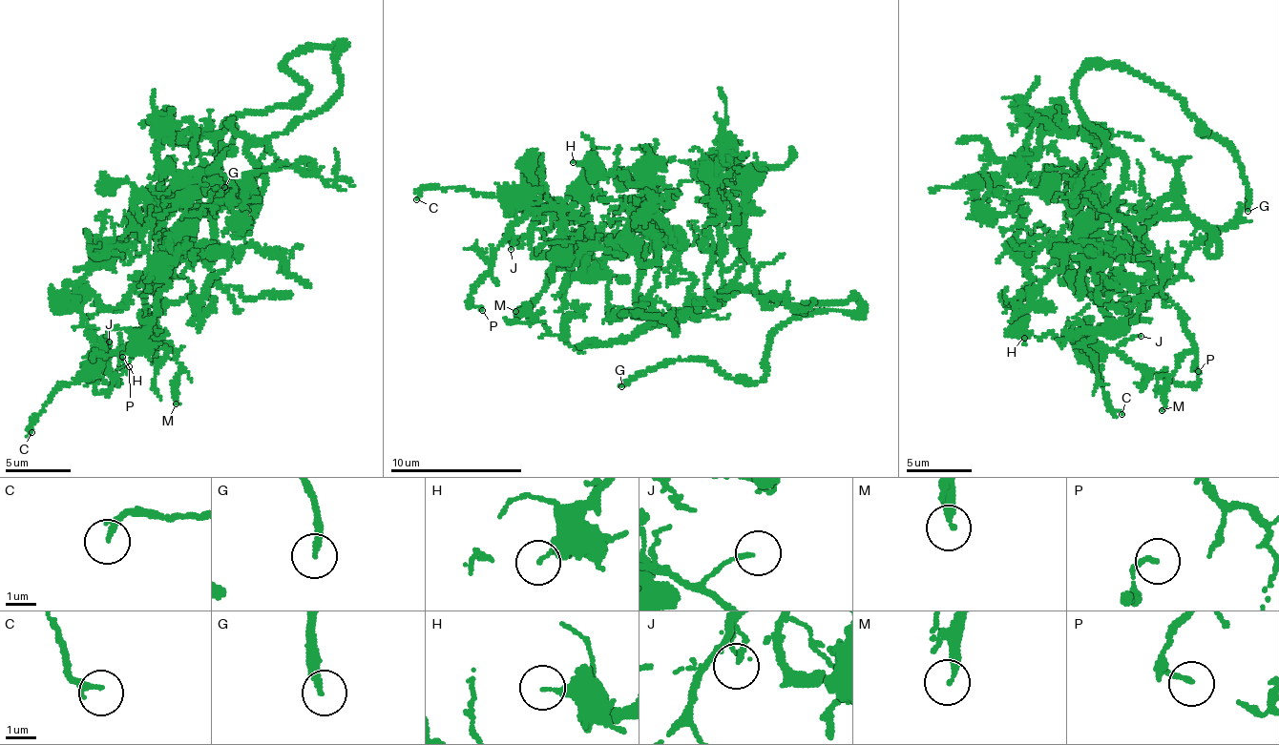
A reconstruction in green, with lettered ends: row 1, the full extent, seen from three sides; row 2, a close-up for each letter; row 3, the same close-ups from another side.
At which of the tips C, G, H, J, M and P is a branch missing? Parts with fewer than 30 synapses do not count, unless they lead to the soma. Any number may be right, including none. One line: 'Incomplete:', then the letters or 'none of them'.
Incomplete: G

